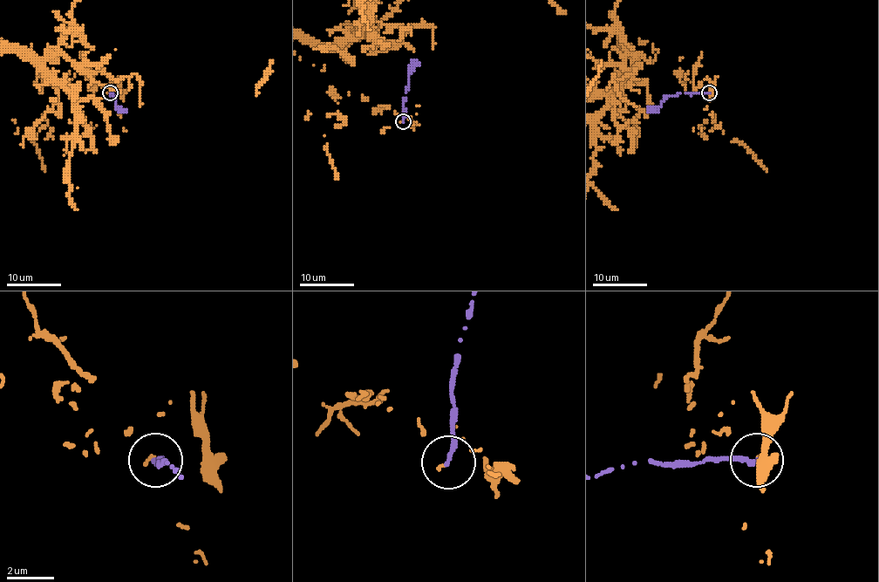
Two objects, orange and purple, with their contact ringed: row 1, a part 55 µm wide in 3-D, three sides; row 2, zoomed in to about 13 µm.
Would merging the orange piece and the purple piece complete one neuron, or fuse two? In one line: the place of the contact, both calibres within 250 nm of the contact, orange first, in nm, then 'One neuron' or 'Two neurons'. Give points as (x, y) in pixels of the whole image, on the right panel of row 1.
Place: (709, 92). Thickness 80 nm (orange) against 200 nm. Two neurons

